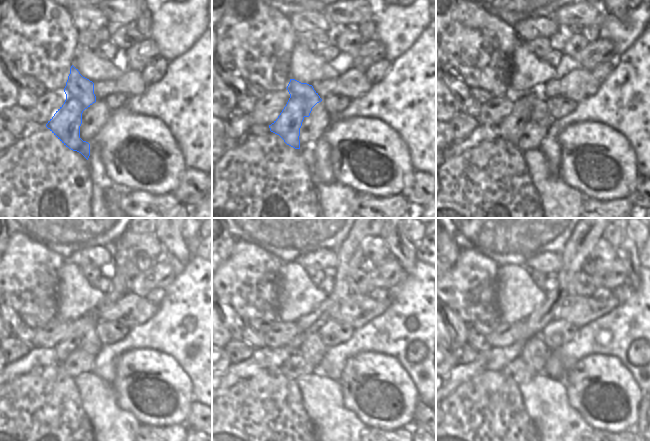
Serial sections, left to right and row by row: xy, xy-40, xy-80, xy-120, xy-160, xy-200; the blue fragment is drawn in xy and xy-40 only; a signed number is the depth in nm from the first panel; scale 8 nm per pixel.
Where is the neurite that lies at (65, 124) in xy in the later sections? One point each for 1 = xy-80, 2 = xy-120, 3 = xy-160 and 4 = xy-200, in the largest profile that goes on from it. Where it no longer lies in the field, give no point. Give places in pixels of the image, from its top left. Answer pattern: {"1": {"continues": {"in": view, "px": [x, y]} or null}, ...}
{"1": {"continues": {"in": "xy-80", "px": [510, 127]}}, "2": {"continues": {"in": "xy-120", "px": [74, 335]}}, "3": {"continues": {"in": "xy-160", "px": [301, 335]}}, "4": {"continues": {"in": "xy-200", "px": [527, 334]}}}

